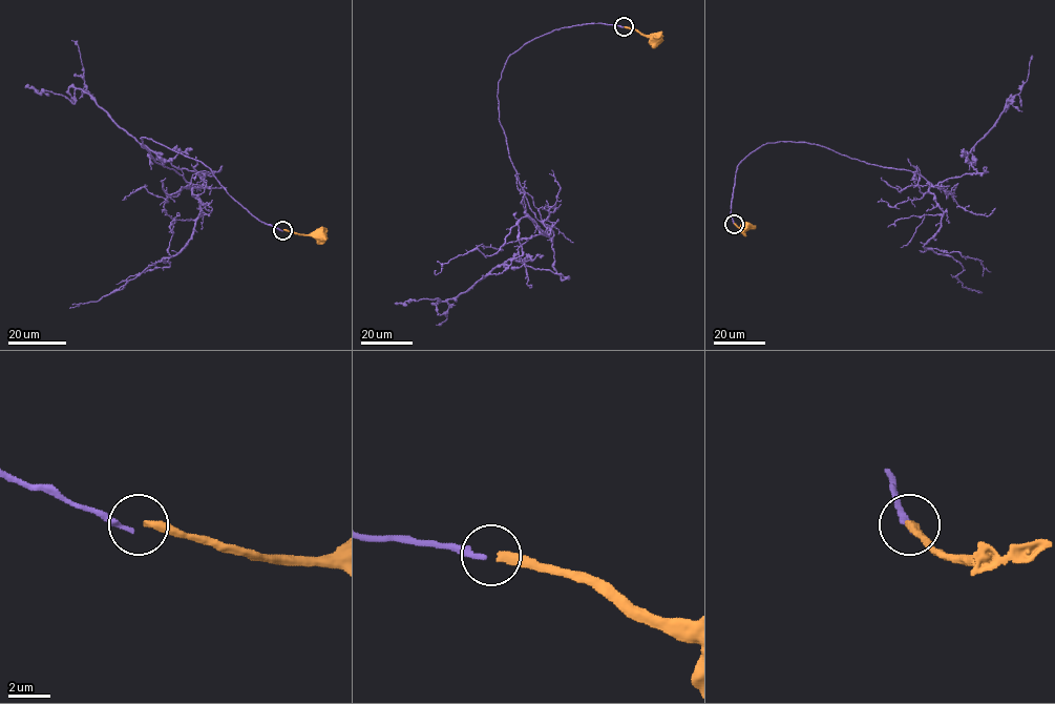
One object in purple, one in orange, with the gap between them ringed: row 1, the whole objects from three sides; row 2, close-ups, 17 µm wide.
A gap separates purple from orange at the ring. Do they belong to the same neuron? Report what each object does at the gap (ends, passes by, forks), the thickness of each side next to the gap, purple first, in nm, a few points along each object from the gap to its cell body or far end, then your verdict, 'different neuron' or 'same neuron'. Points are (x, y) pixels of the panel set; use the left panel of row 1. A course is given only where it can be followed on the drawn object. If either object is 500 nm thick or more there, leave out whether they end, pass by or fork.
purple ends | orange ends | 240/380 nm | purple via (282, 230), (199, 161), (142, 137), (153, 160), (204, 182), (81, 89), (72, 104), (24, 87) | orange via (283, 230), (320, 234) | different neuron

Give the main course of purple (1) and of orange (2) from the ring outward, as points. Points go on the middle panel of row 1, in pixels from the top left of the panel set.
1: (623, 27), (535, 37), (499, 82), (509, 157), (553, 234), (555, 273), (509, 260), (459, 295), (395, 303)
2: (625, 27), (656, 39)

